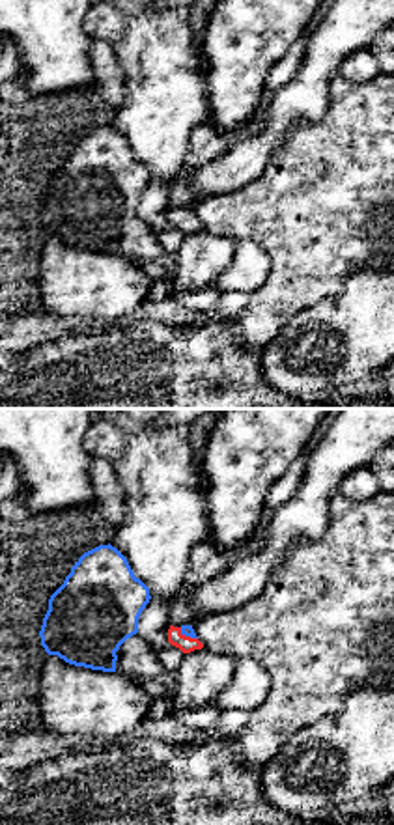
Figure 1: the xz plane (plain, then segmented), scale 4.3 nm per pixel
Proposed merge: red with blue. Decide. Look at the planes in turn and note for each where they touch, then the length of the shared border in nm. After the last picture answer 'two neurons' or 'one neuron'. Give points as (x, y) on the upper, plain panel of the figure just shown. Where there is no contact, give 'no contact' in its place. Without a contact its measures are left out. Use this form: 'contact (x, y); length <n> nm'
contact (187, 219); length 90 nm

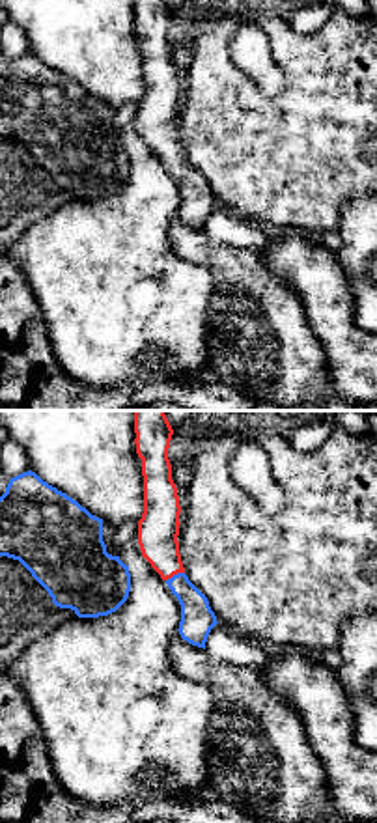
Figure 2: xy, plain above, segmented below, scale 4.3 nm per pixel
contact (174, 155); length 90 nm

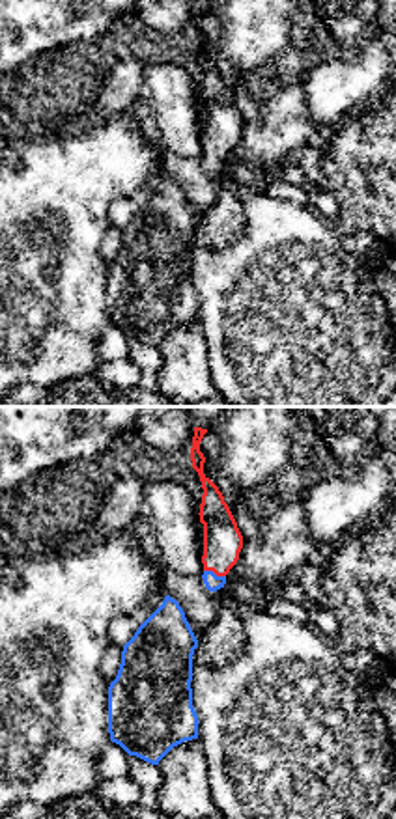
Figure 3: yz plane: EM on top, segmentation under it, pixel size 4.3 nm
contact (215, 155); length 100 nm

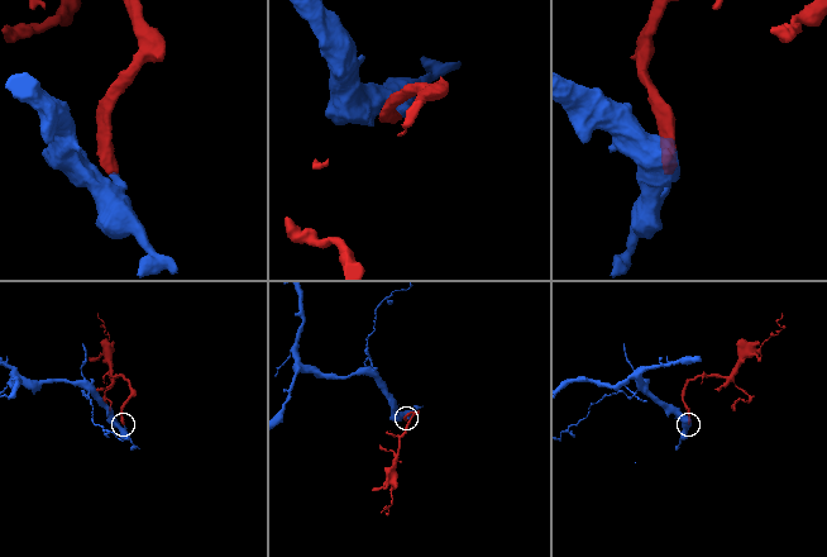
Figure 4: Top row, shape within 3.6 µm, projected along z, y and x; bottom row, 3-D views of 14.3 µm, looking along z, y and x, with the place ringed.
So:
one neuron

